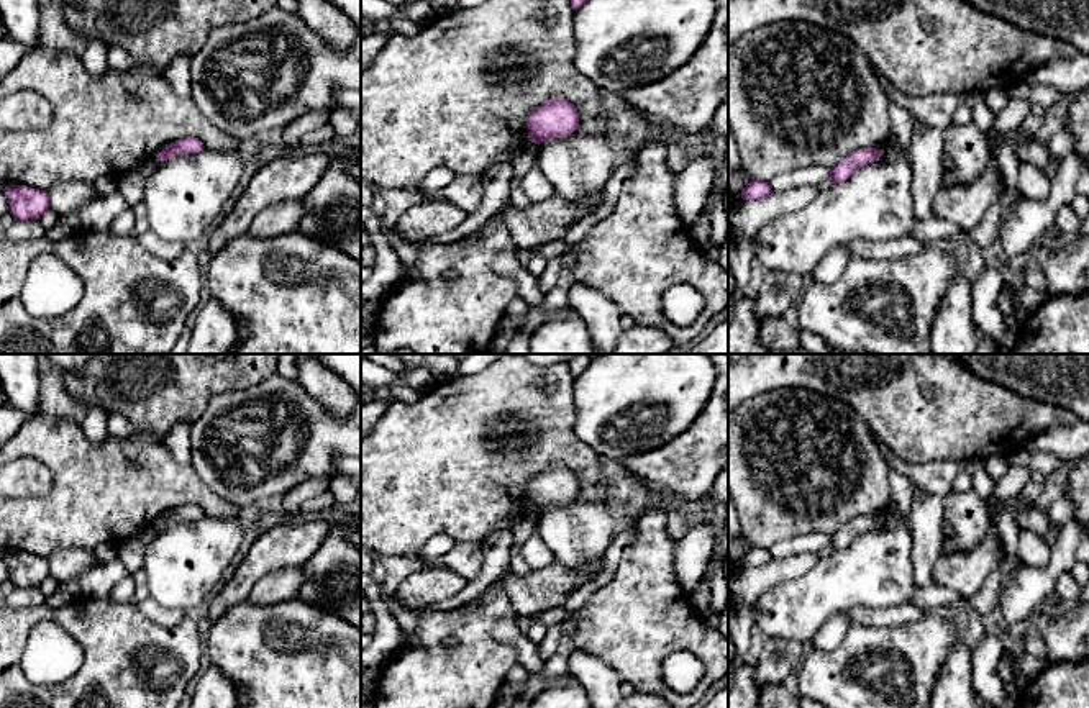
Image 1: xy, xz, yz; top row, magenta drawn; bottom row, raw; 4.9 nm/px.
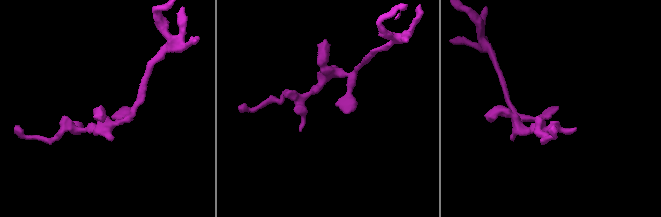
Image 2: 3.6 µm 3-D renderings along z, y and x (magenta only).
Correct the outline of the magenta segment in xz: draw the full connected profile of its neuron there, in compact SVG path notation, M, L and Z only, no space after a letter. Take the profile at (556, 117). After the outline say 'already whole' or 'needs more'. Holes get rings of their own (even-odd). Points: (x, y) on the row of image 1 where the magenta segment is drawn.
M563 97L543 102L526 116L526 129L531 141L564 138L579 128L577 108Z | already whole

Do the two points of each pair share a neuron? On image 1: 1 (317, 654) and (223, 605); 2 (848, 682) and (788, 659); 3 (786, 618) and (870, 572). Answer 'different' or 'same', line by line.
1: different
2: different
3: same

